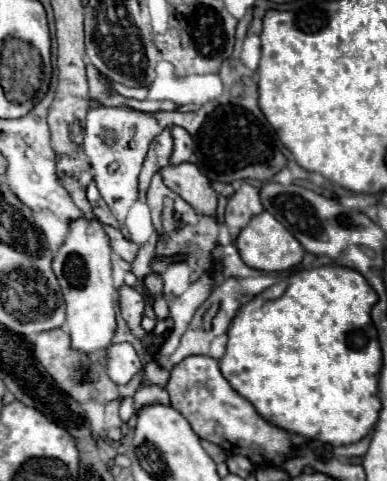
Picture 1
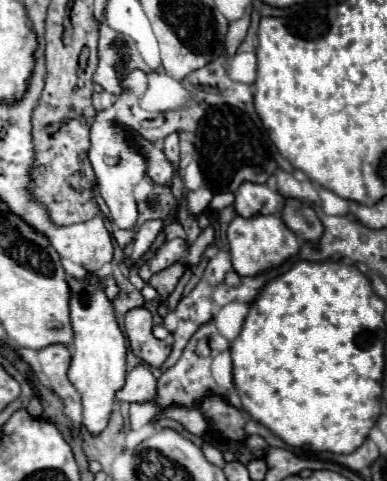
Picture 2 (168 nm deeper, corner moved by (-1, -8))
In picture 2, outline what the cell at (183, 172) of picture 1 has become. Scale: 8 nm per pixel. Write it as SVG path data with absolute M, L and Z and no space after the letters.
M134 138L134 144L138 144L142 148L142 152L146 152L148 158L148 176L162 186L170 186L172 178L174 178L174 168L170 166L170 162L164 158L162 150L154 144L146 144L146 140L142 138Z

